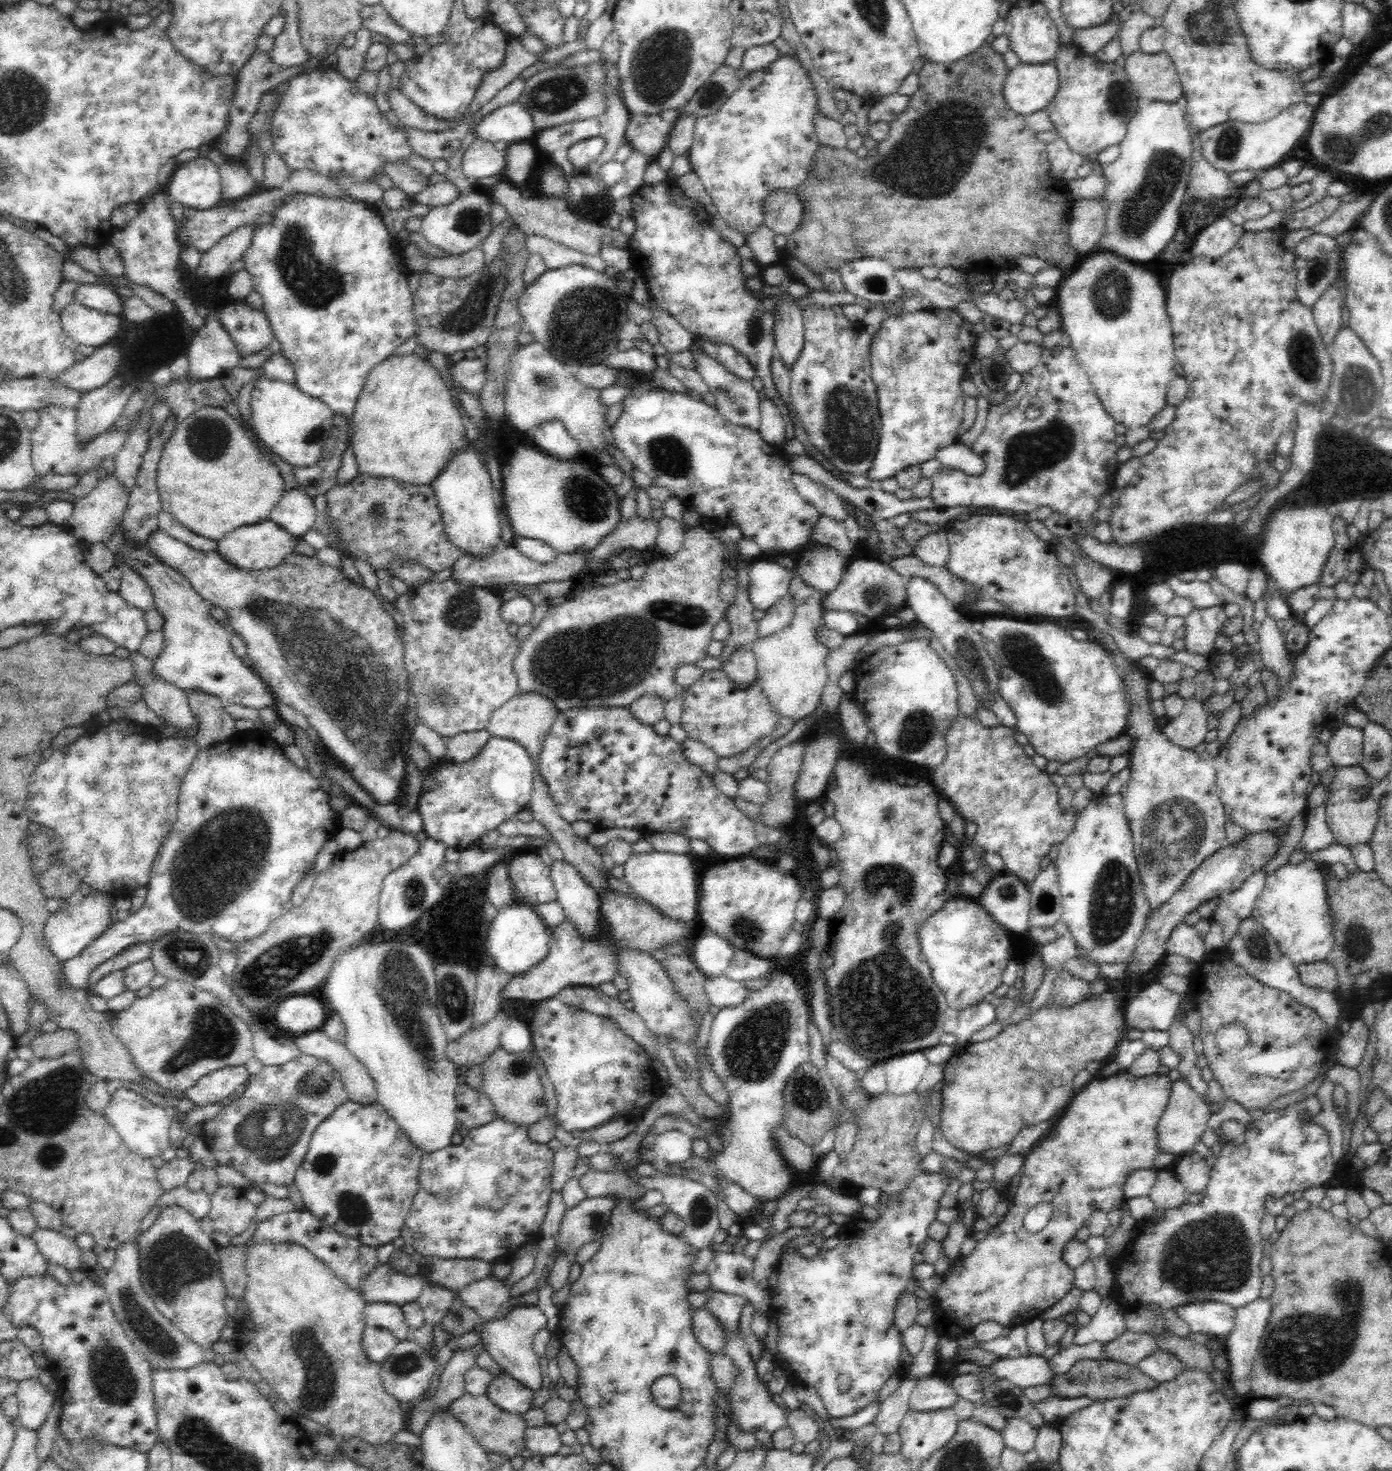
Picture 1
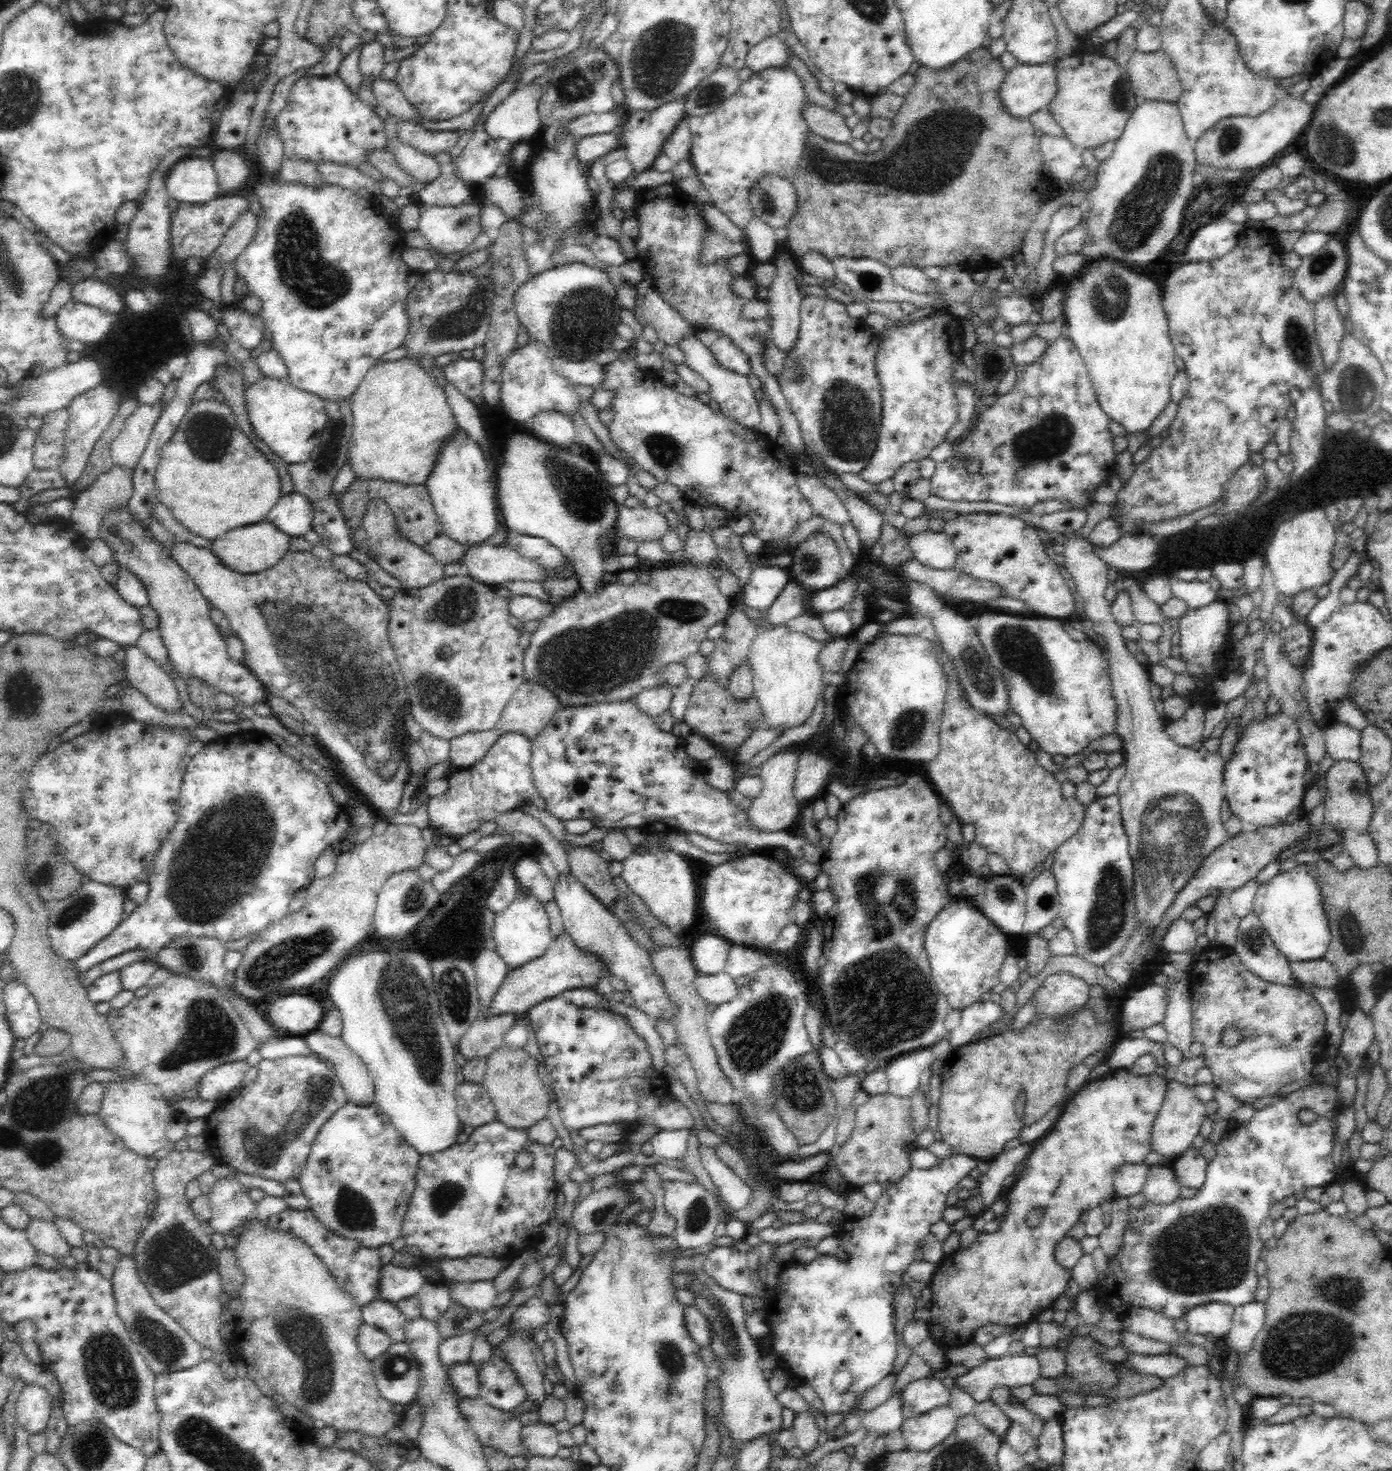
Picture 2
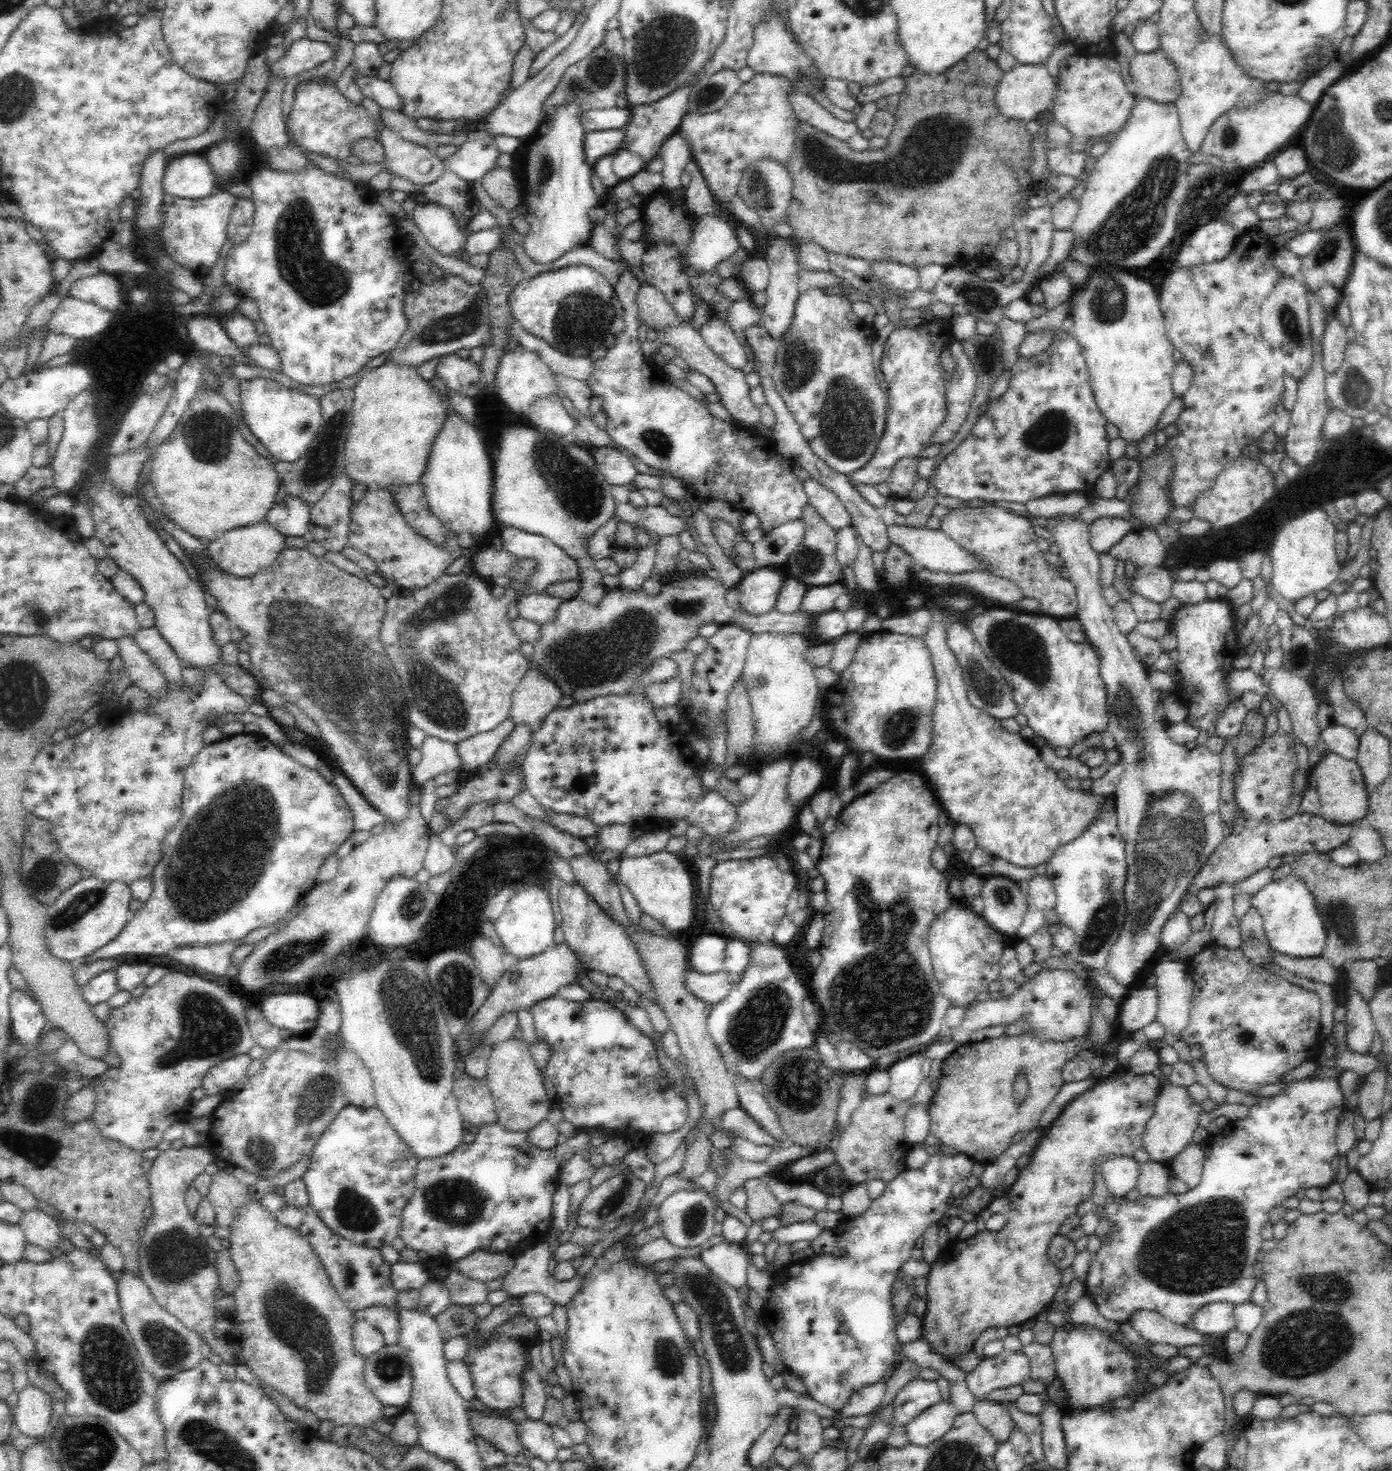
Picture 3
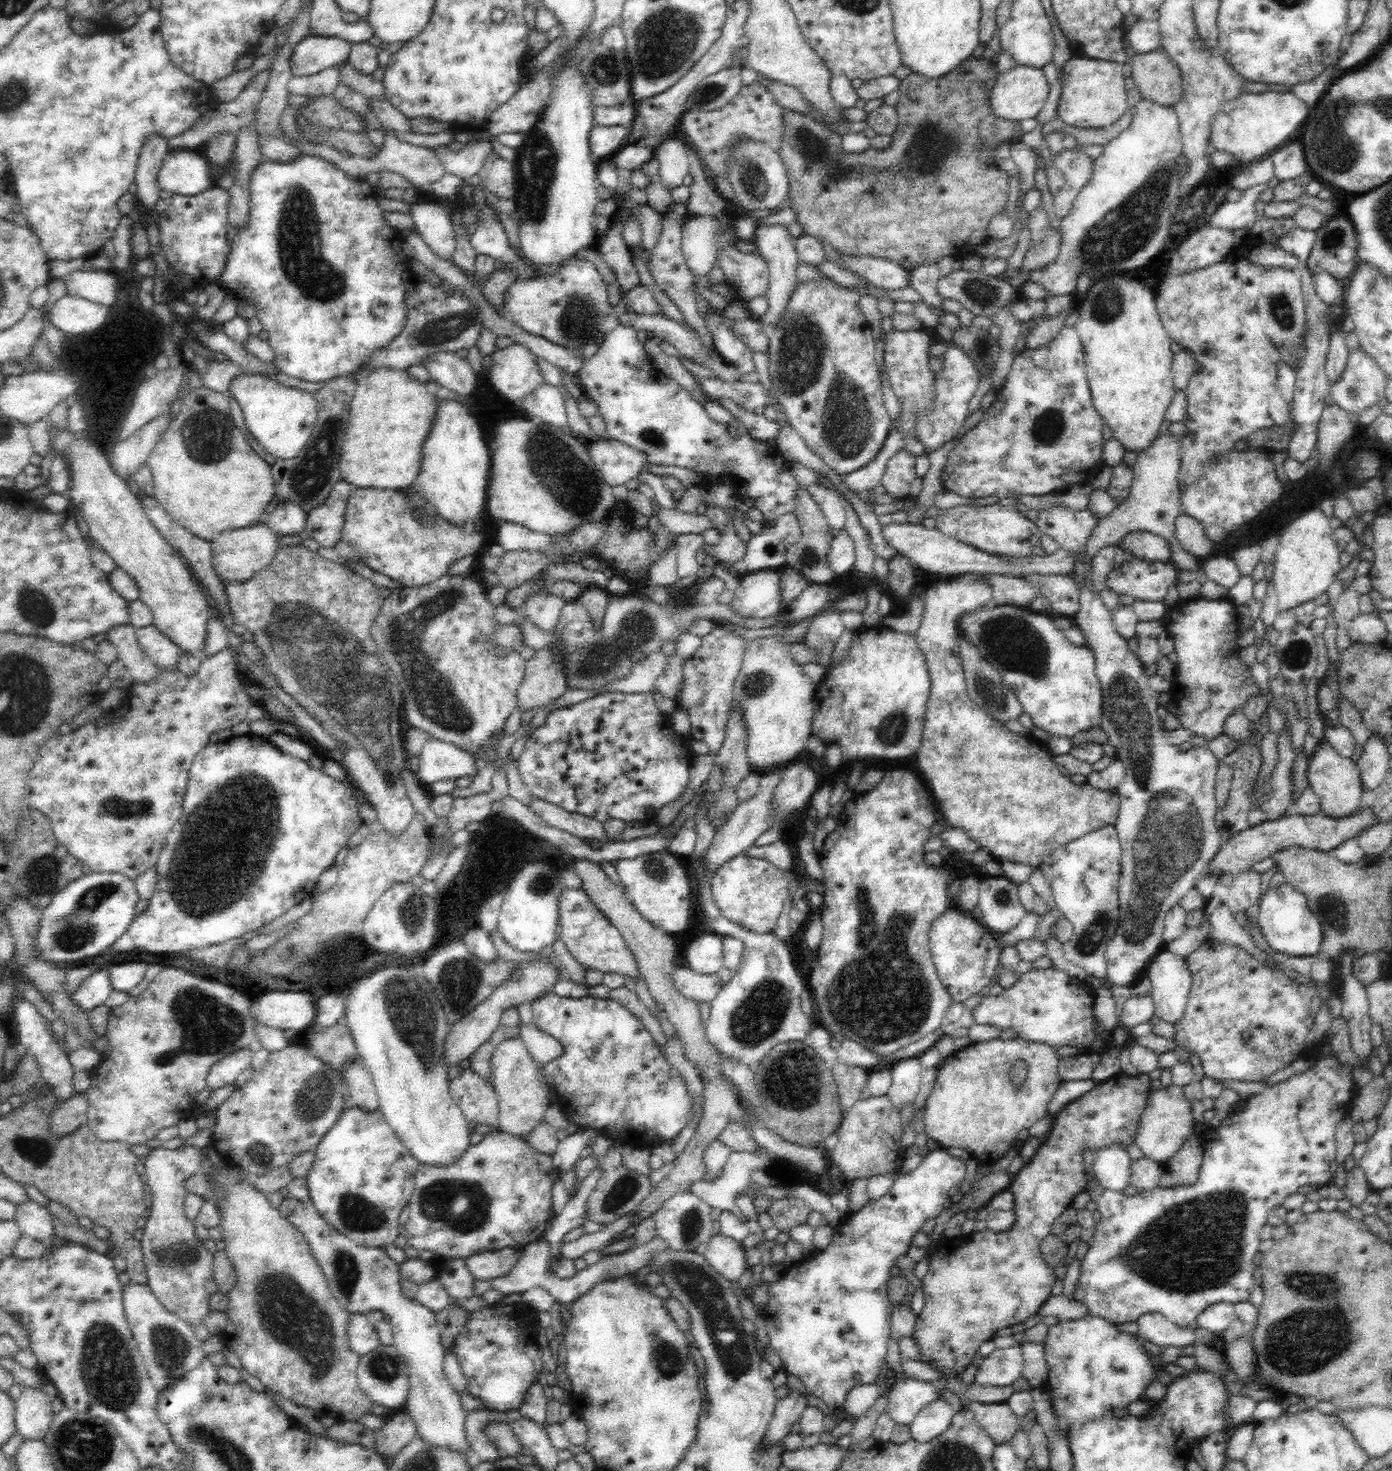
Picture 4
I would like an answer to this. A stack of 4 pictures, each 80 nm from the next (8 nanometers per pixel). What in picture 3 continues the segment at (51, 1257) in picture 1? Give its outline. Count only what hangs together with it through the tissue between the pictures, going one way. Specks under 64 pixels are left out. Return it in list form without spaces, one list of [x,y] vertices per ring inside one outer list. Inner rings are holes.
[[[41,1209],[24,1210],[18,1224],[24,1231],[27,1243],[48,1251],[58,1249],[63,1236],[53,1216]]]

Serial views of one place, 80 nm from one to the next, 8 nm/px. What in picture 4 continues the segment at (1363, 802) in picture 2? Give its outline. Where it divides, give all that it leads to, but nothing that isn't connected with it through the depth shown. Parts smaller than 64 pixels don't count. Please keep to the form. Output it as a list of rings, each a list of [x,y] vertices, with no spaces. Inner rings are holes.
[[[1325,739],[1318,742],[1315,752],[1308,759],[1308,786],[1318,795],[1321,813],[1328,818],[1344,818],[1358,811],[1366,791],[1362,788],[1360,770],[1354,760],[1340,756]]]

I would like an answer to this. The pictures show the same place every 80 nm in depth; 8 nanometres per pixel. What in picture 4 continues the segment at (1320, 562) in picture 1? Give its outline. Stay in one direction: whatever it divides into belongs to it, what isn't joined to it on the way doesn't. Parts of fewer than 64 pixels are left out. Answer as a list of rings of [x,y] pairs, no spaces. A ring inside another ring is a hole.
[[[1315,508],[1296,518],[1278,541],[1273,559],[1273,585],[1278,597],[1278,610],[1293,609],[1303,602],[1313,600],[1323,592],[1342,570],[1340,551],[1333,537],[1334,529],[1324,512]]]

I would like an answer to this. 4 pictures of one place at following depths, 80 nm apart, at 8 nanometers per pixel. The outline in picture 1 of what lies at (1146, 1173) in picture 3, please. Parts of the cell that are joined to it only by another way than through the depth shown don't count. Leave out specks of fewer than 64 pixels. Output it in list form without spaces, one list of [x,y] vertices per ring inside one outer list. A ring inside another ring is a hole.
[[[1169,1168],[1156,1169],[1157,1180],[1150,1188],[1148,1196],[1154,1202],[1156,1209],[1168,1210],[1178,1208],[1180,1204],[1188,1203],[1184,1186],[1176,1179]]]

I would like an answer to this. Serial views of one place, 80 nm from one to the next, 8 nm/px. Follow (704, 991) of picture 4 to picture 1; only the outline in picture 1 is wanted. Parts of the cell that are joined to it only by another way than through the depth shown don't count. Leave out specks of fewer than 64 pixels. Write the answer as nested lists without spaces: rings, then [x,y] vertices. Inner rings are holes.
[[[723,974],[718,977],[707,977],[704,989],[706,989],[706,995],[714,1010],[738,1006],[750,994],[748,987],[742,985],[741,982],[726,978]]]

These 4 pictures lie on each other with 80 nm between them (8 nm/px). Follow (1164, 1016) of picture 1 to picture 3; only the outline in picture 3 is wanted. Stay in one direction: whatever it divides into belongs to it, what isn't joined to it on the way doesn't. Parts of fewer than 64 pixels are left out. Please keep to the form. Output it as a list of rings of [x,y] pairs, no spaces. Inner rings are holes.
[[[1154,987],[1132,989],[1119,1007],[1120,1026],[1124,1030],[1136,1031],[1156,1021],[1158,995]]]

